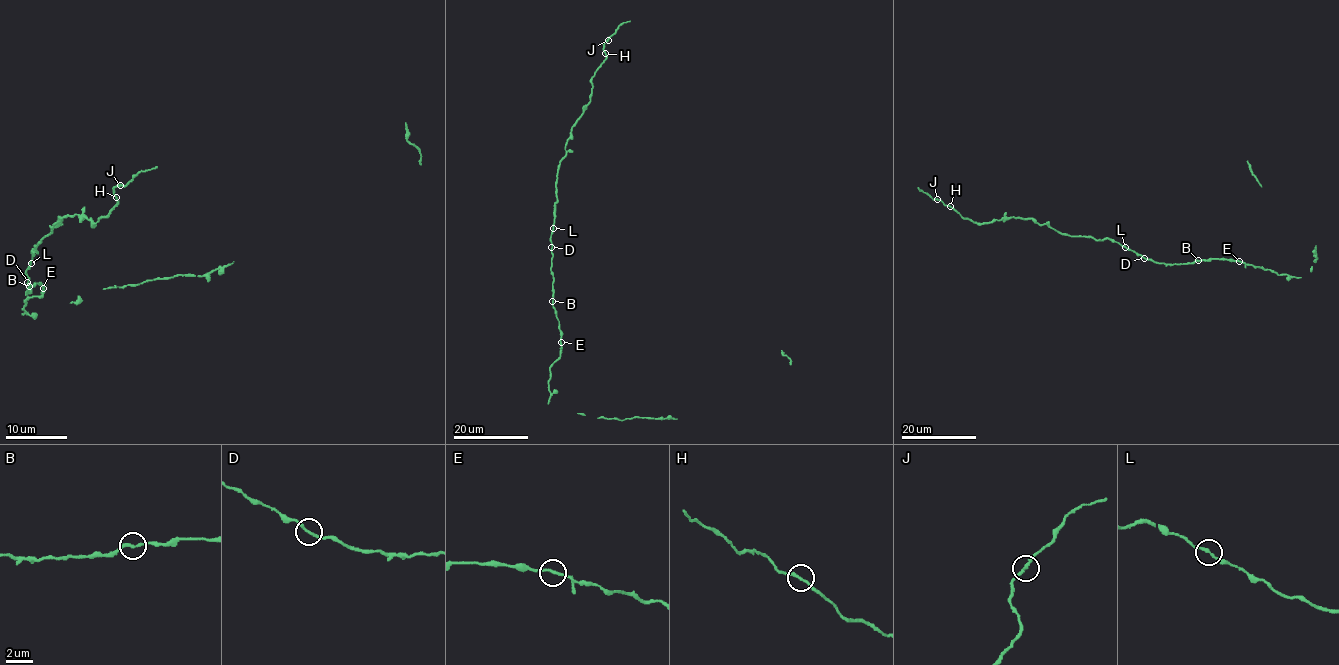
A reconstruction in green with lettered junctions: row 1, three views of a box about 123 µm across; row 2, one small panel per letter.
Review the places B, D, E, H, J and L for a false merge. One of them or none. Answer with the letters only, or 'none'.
none

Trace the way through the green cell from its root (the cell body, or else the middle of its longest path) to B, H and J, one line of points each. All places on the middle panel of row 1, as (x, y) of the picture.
B: (561, 335), (552, 301)
H: (561, 335), (552, 305), (550, 269), (557, 169), (565, 154), (571, 127), (591, 100), (591, 78), (605, 53)
J: (561, 335), (550, 269), (557, 169), (571, 127), (591, 100), (591, 78), (605, 59), (607, 40)

